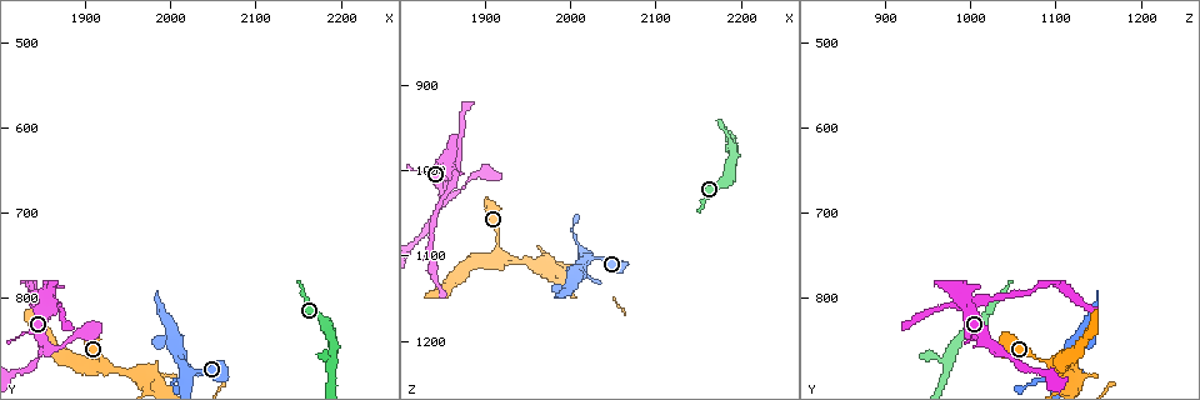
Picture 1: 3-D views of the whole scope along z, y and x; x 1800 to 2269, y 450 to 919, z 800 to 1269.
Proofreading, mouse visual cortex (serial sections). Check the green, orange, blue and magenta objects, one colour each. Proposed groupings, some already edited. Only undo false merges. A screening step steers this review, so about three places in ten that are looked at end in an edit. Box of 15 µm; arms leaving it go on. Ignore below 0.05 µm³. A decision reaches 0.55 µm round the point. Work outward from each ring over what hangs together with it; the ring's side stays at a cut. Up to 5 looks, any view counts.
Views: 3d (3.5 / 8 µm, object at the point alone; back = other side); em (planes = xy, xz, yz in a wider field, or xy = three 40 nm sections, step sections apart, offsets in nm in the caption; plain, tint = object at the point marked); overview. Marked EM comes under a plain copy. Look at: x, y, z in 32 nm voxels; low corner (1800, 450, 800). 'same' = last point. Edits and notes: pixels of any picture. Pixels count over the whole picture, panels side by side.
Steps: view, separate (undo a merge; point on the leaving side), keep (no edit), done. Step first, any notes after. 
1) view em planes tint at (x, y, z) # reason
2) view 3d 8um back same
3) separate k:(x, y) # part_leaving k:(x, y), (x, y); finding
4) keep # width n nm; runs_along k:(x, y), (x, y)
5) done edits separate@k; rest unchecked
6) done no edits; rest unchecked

view 3d 3.5um at (1870, 805, 990) # abrupt turn

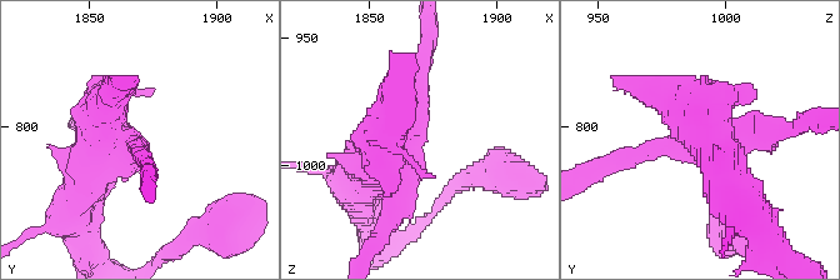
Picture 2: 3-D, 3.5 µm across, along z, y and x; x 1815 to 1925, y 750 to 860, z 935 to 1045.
view em xy step 5 tint at (1868, 809, 990)

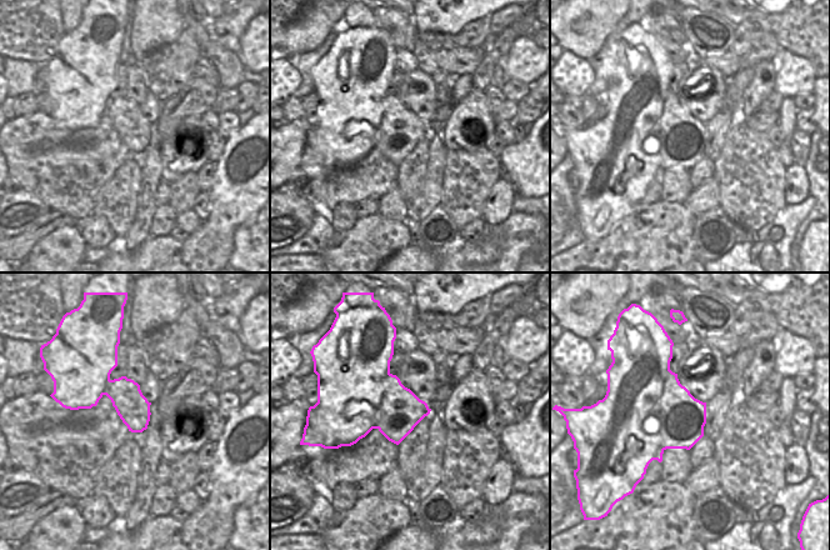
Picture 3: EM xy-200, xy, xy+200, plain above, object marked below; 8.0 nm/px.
view em planes tint same # cut it another way

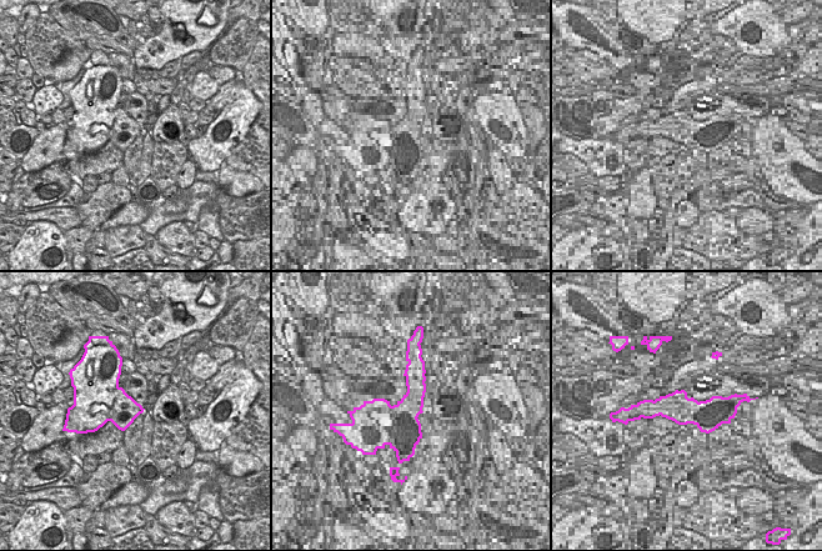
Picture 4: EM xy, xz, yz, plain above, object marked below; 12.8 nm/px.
separate 2:(646, 155) # part_leaving 2:(404, 166), (396, 209), (365, 256); two cells meet here

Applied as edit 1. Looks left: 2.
view 3d 3.5um back at (1855, 860, 1030) # branch point

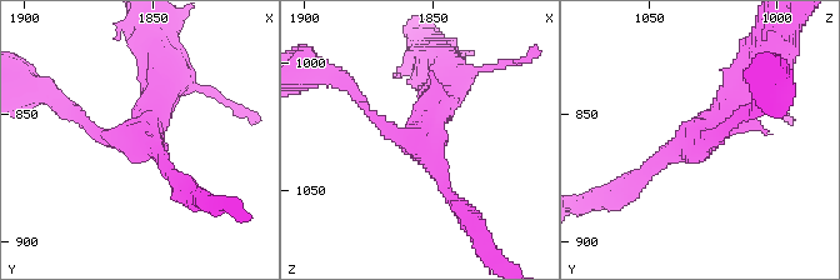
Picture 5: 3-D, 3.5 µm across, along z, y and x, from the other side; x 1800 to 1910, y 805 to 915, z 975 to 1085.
view em xy step 3 tint at (1856, 859, 1031) # now the EM

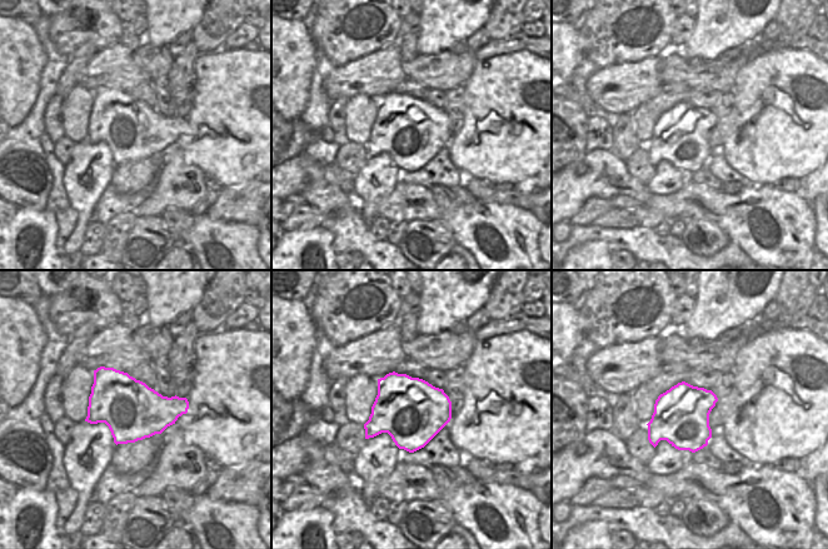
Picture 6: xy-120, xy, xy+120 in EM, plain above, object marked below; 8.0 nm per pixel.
keep # width 500 nm; runs_along 5:(749, 79), (689, 148), (638, 179); one cell here

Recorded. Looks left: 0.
done edits separate@2; rest unchecked

